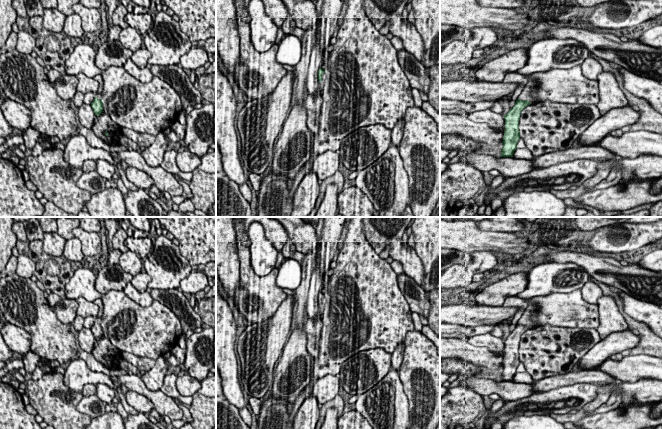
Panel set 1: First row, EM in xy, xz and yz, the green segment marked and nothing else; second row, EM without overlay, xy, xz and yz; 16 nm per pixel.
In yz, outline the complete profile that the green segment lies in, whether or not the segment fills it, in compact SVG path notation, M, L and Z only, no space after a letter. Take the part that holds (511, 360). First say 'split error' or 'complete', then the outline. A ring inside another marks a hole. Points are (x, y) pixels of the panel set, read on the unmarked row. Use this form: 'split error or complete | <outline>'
split error | M538 304L528 305L522 314L519 322L511 334L504 339L505 355L503 360L503 372L501 374L501 381L513 381L513 377L517 372L517 367L520 363L519 344L522 334L530 329L527 324L531 320L531 315L539 310Z

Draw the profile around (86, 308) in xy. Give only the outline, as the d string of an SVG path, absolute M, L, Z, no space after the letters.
M79 297L77 300L78 309L77 315L83 317L84 319L88 316L97 317L99 306L94 304L93 302L87 301L83 297Z

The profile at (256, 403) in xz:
M250 397L248 404L251 406L253 414L259 415L260 409L262 407L262 399Z

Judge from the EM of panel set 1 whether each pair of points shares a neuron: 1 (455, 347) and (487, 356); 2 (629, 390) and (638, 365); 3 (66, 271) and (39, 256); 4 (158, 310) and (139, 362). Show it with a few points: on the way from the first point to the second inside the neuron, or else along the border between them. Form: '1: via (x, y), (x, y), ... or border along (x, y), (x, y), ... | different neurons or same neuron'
1: via (463, 350), (479, 356) | same neuron
2: border along (651, 378), (642, 378), (633, 383), (623, 382) | different neurons
3: via (62, 264), (53, 257), (46, 257) | same neuron
4: border along (122, 350), (155, 360) | different neurons

